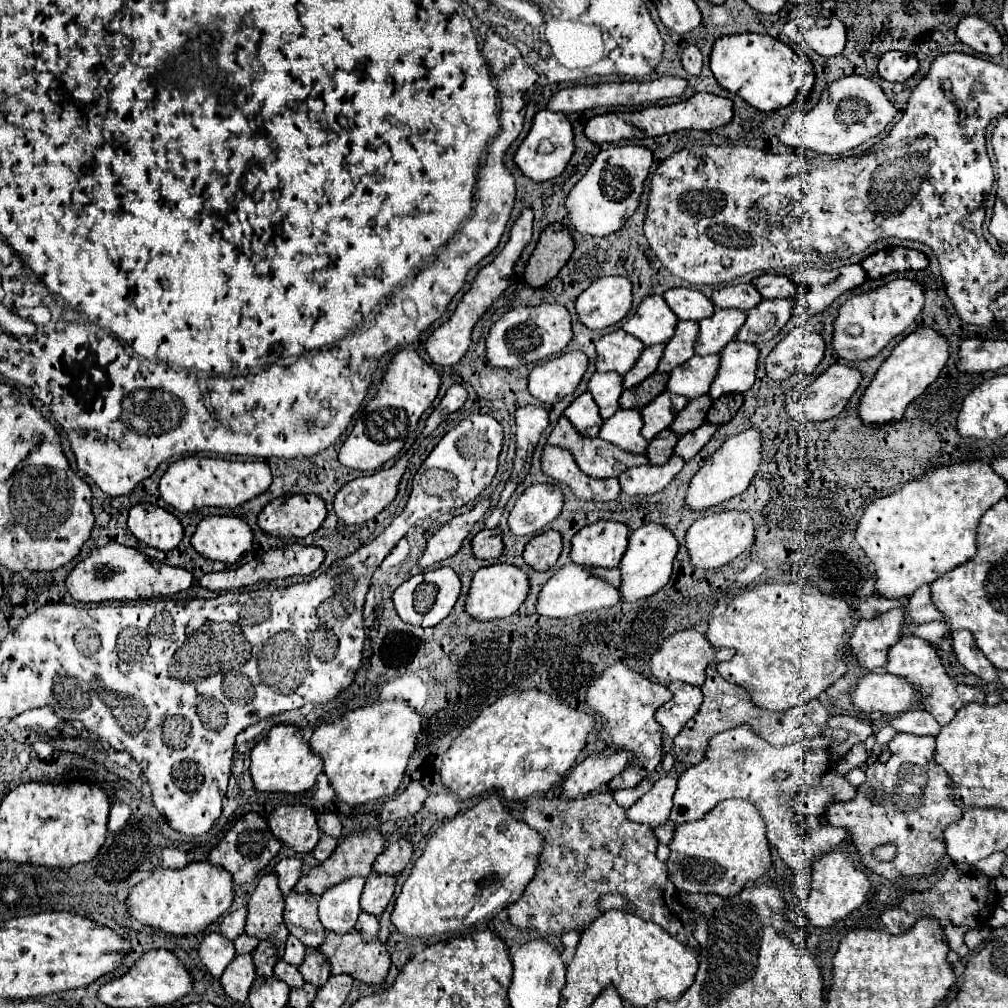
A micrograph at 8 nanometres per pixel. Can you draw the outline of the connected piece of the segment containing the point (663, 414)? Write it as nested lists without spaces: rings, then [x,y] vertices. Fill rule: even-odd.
[[[663,391],[655,401],[651,401],[647,407],[643,407],[643,435],[651,441],[657,433],[661,433],[663,429],[667,429],[673,419],[677,417],[677,413],[689,403],[687,397]]]

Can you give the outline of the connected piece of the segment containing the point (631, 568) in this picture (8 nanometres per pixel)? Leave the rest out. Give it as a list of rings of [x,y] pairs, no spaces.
[[[641,525],[641,529],[635,529],[629,537],[629,547],[627,553],[621,559],[621,597],[623,601],[637,601],[643,597],[653,595],[659,591],[671,577],[673,561],[679,551],[679,543],[665,525]]]

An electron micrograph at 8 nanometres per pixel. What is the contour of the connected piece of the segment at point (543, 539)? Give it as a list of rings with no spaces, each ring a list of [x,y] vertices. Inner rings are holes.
[[[545,531],[537,537],[533,537],[523,551],[523,559],[529,567],[537,569],[537,571],[547,571],[551,569],[559,555],[561,555],[563,543],[561,543],[561,533],[557,531]]]

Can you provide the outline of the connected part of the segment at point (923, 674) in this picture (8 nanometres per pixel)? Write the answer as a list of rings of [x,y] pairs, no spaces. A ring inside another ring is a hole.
[[[903,635],[891,649],[889,649],[889,661],[887,661],[887,671],[899,677],[905,677],[911,685],[921,689],[919,701],[923,703],[923,709],[929,711],[939,725],[947,725],[955,713],[967,705],[967,703],[985,703],[985,695],[975,689],[975,687],[959,687],[955,681],[949,679],[945,673],[945,667],[941,663],[941,657],[933,649],[933,645],[921,637],[915,635]]]

